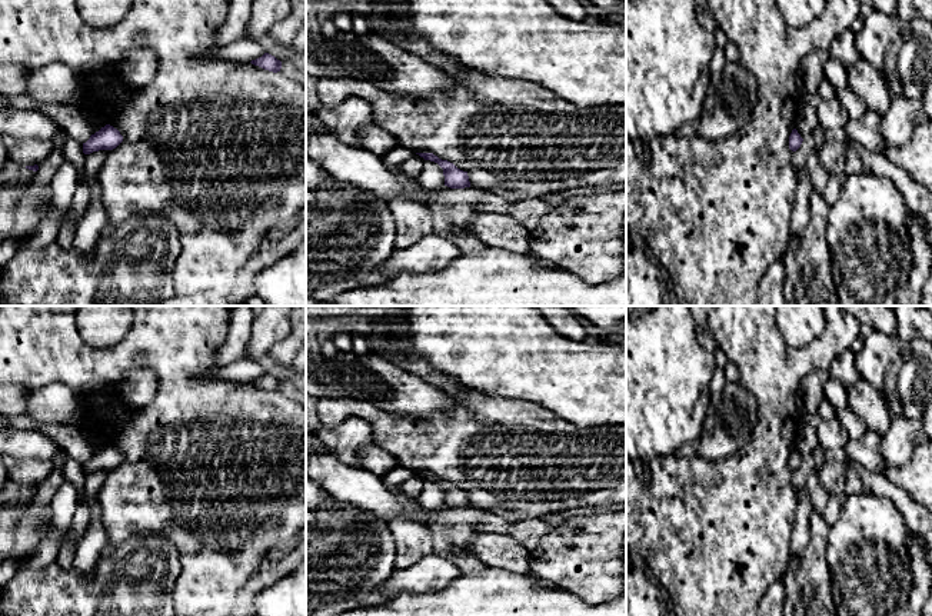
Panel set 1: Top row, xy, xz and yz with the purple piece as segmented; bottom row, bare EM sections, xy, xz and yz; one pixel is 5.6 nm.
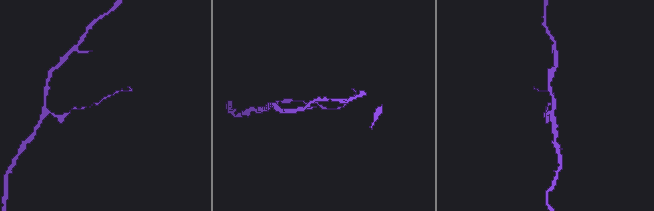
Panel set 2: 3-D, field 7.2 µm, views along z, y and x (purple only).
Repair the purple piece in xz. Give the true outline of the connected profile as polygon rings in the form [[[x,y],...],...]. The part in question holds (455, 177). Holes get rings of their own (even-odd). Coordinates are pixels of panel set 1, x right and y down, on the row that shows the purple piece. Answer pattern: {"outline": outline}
{"outline": [[[416,153],[425,160],[437,163],[443,169],[445,186],[450,189],[470,187],[467,172],[457,169],[453,163],[442,160],[433,153]]]}

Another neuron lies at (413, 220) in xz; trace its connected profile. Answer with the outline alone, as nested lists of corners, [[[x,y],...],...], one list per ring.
[[[397,196],[385,203],[396,220],[396,249],[409,249],[420,239],[435,233],[435,207]]]

